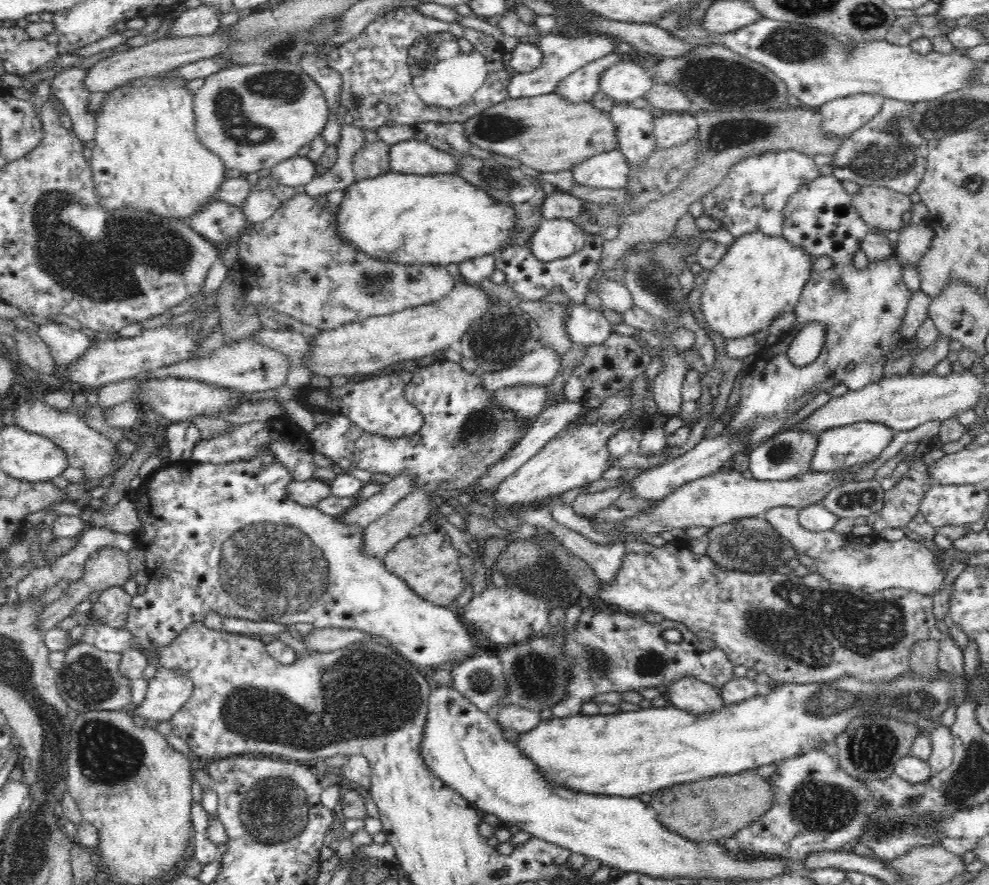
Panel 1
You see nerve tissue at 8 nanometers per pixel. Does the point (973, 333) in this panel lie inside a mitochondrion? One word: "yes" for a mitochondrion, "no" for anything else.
no

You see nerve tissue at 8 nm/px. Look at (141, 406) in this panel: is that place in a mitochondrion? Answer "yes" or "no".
no

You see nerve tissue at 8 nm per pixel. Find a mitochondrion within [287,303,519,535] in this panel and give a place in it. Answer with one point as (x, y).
(483, 423)

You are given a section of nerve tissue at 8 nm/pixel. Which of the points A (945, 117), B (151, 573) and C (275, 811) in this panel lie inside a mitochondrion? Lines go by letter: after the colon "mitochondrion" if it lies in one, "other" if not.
A: mitochondrion
B: other
C: mitochondrion

